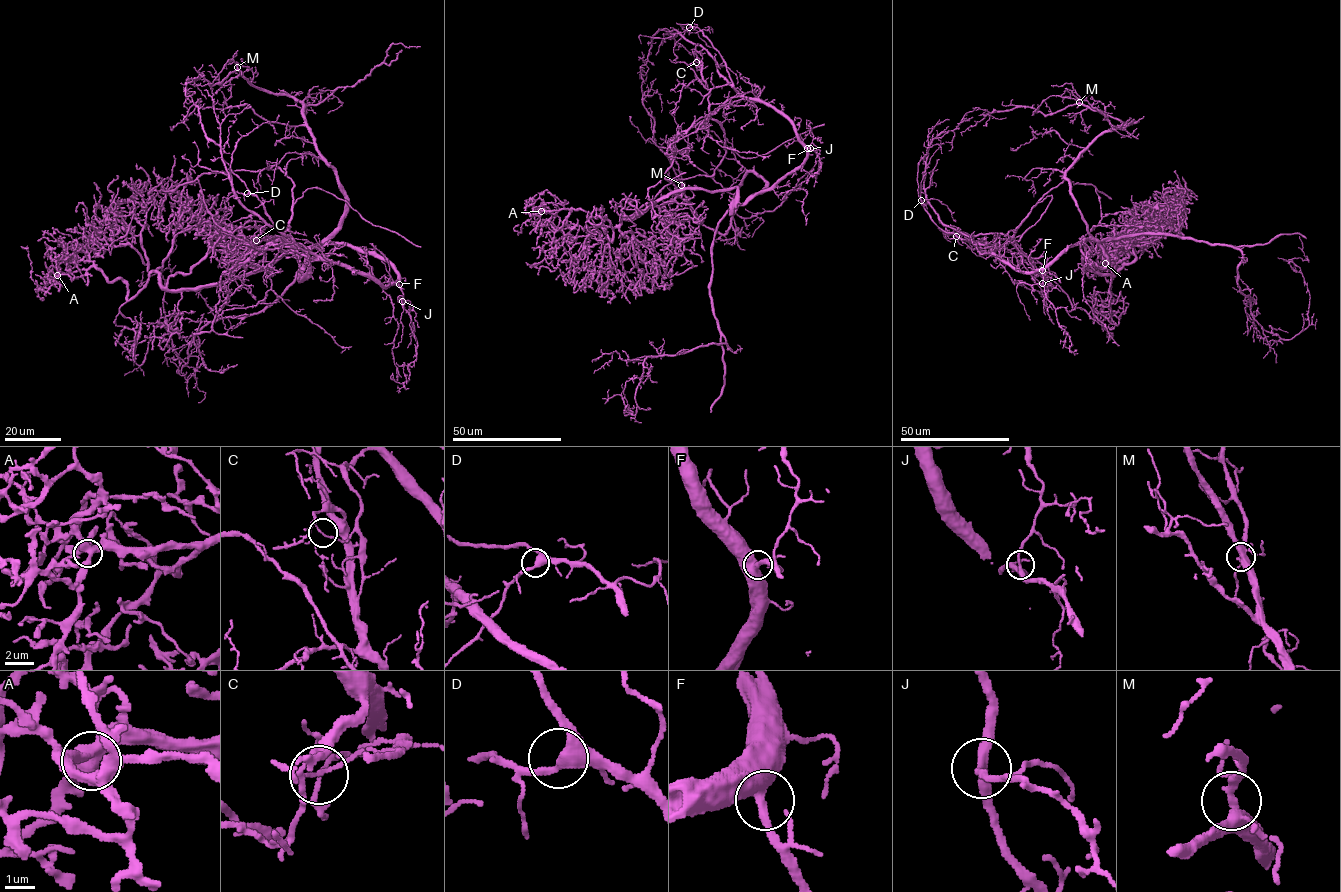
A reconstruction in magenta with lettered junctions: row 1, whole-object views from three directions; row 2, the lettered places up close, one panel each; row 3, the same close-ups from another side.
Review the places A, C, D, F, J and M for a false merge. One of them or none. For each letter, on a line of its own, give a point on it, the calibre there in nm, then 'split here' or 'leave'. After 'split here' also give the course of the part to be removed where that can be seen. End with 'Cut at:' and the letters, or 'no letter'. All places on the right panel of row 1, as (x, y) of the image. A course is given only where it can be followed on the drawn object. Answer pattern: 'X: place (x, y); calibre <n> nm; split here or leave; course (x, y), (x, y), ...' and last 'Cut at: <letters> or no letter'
A: place (1105, 263); calibre 360 nm; leave
C: place (956, 236); calibre 100 nm; split here; course (956, 236), (956, 230), (1012, 236), (1036, 203), (1064, 180), (1095, 188), (1101, 219), (1091, 230), (1145, 226)
D: place (921, 200); calibre 360 nm; leave
F: place (1042, 270); calibre 500 nm; leave
J: place (1042, 283); calibre 240 nm; leave
M: place (1079, 102); calibre 280 nm; leave
Cut at: C

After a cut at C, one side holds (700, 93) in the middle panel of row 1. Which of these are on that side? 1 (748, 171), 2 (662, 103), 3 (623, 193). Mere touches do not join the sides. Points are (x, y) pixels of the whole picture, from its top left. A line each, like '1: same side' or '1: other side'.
1: same side
2: same side
3: same side

